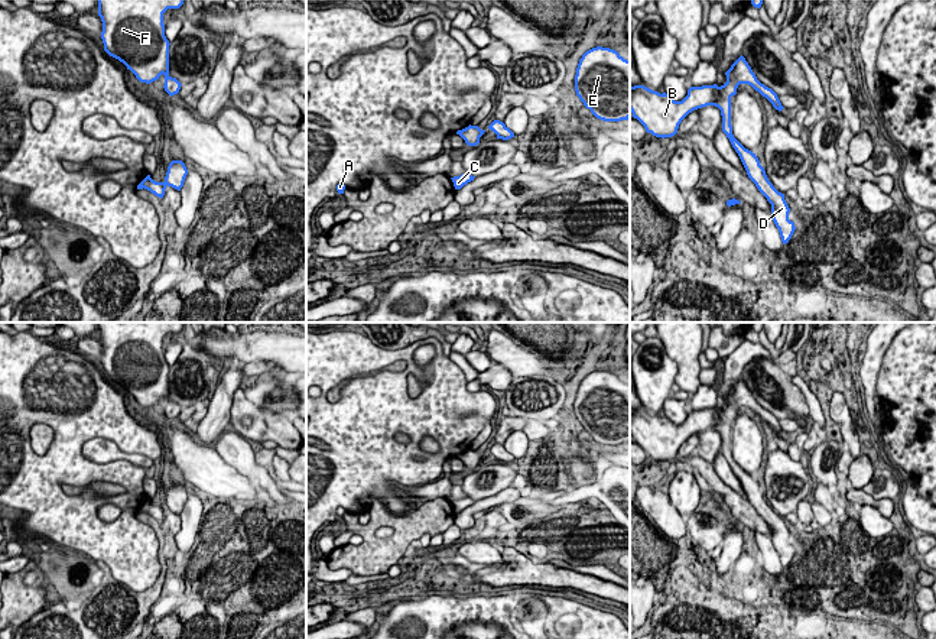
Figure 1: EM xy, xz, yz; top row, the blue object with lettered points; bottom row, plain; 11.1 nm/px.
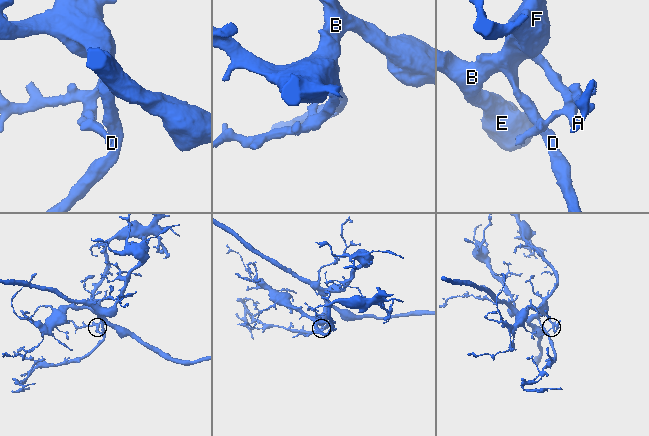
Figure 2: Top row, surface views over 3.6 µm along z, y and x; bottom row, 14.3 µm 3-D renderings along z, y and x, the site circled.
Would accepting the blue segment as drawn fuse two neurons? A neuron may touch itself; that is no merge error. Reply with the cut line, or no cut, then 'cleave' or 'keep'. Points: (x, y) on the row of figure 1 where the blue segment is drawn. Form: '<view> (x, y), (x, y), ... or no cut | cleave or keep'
no cut | keep

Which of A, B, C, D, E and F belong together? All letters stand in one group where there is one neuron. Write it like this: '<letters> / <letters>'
A B C D E F

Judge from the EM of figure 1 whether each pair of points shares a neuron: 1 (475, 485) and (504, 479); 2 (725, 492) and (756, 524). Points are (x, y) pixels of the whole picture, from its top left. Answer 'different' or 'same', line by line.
1: same
2: same

